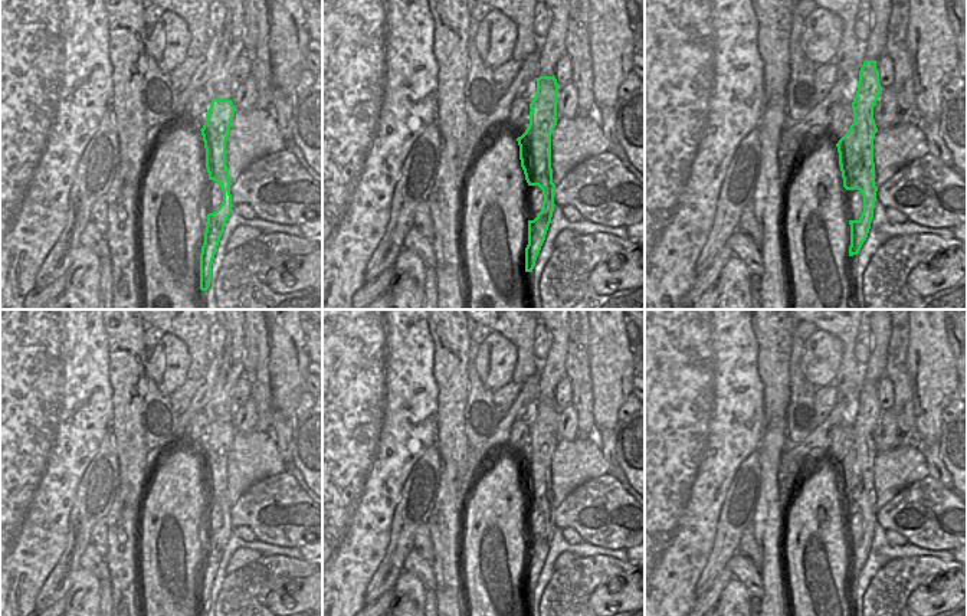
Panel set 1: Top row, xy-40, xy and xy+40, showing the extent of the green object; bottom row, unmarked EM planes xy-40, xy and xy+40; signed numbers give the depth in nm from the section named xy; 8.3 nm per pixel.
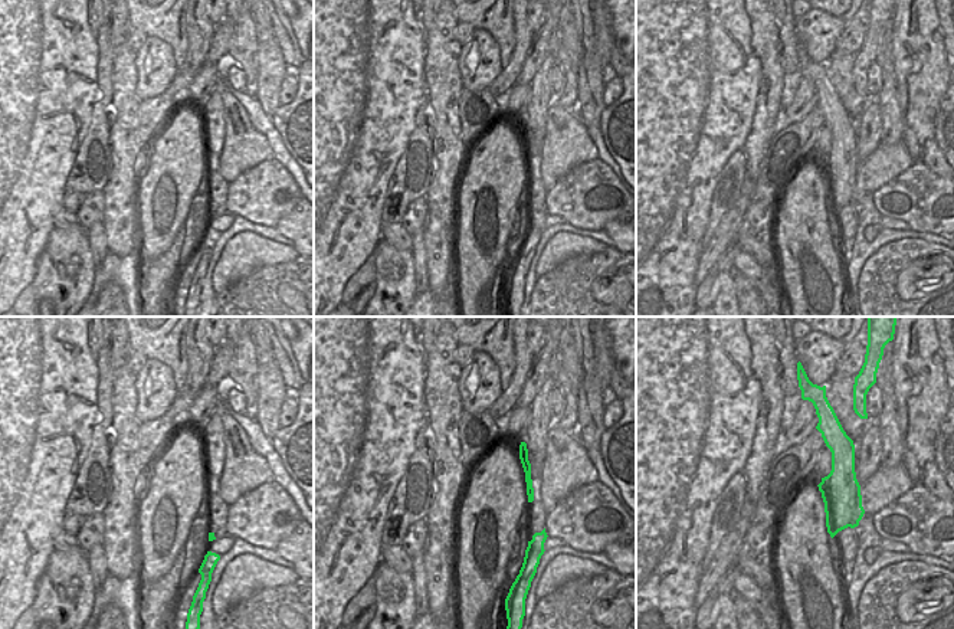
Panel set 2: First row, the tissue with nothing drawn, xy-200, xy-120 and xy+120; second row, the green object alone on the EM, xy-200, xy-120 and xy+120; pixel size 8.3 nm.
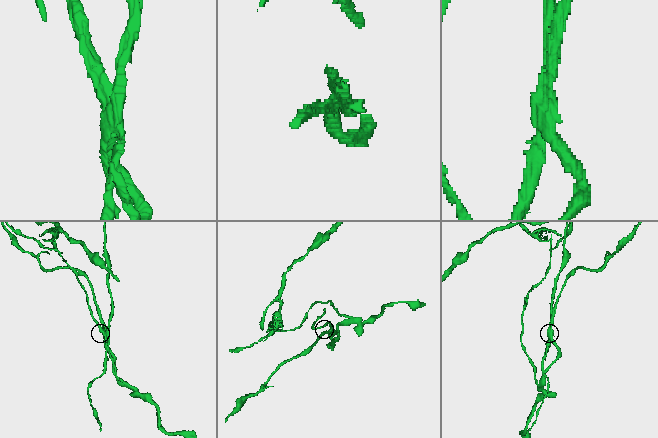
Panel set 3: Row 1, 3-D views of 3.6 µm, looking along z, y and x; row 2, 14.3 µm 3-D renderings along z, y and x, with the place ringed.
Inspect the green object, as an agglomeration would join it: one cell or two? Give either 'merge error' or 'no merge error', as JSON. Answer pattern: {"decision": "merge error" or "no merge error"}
{"decision": "merge error"}

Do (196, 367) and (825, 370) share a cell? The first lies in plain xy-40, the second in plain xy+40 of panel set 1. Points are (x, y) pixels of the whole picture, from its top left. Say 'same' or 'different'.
different

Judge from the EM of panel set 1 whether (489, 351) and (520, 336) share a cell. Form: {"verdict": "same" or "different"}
{"verdict": "different"}

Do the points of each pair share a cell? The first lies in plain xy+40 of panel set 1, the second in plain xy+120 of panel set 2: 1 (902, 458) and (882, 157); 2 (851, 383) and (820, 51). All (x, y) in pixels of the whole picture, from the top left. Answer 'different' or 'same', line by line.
1: same
2: different

